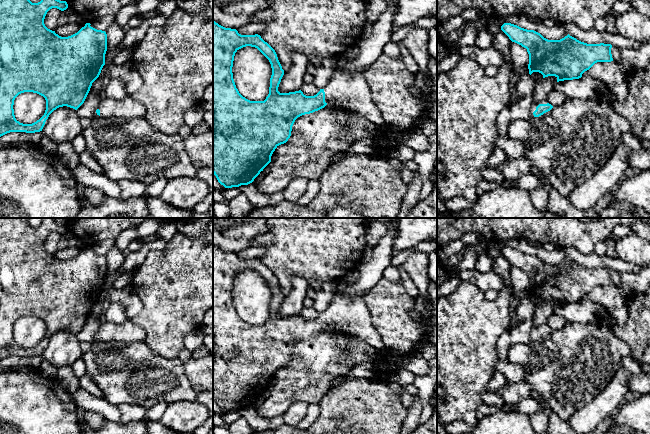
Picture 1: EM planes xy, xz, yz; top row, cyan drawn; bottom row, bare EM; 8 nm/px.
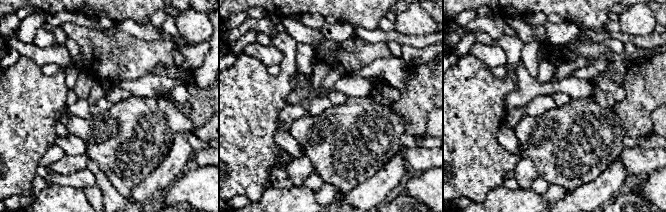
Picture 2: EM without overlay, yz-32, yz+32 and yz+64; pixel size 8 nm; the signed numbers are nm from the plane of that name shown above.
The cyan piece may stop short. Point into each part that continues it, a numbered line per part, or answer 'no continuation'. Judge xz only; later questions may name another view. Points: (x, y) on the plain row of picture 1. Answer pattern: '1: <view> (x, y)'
1: xz (350, 314)

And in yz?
1: yz (533, 330)

